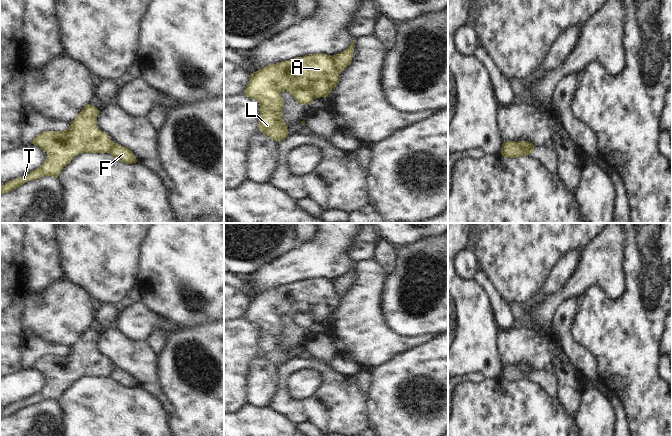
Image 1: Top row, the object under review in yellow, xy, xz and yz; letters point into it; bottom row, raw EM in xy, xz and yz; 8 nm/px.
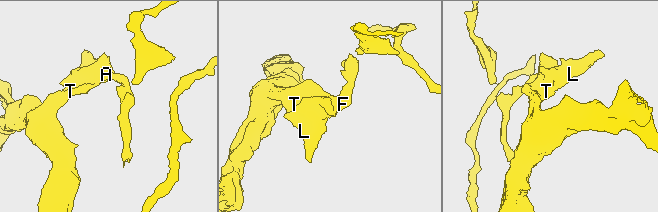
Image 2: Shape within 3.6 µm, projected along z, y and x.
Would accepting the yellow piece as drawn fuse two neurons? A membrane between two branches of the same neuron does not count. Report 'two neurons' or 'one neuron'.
two neurons

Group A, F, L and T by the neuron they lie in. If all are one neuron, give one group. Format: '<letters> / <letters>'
A L T / F

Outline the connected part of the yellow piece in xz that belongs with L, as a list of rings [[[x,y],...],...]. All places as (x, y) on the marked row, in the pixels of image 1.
[[[318,53],[253,72],[244,93],[259,103],[259,131],[280,142],[288,136],[288,126],[282,118],[281,93],[287,91],[297,103],[308,105],[315,98],[328,97],[338,82],[339,72],[333,67],[333,57]]]

